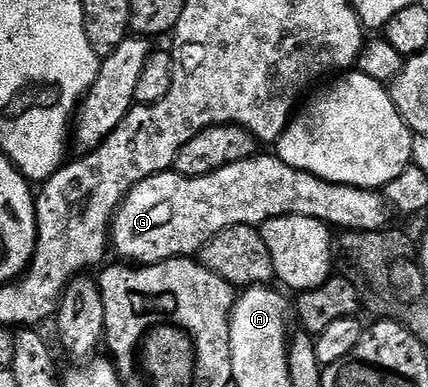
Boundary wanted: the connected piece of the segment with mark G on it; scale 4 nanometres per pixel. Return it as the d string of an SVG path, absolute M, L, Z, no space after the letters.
M257 153L249 159L219 167L209 175L189 177L179 175L175 169L169 169L154 177L146 177L146 181L138 181L138 185L130 189L130 193L120 202L120 207L112 216L110 247L128 265L164 263L167 259L195 256L215 235L222 233L222 229L238 225L259 228L266 221L287 215L317 219L327 223L329 228L340 227L341 232L383 231L389 226L390 208L379 190L331 183L302 169L286 165L286 161L282 161L275 153Z

